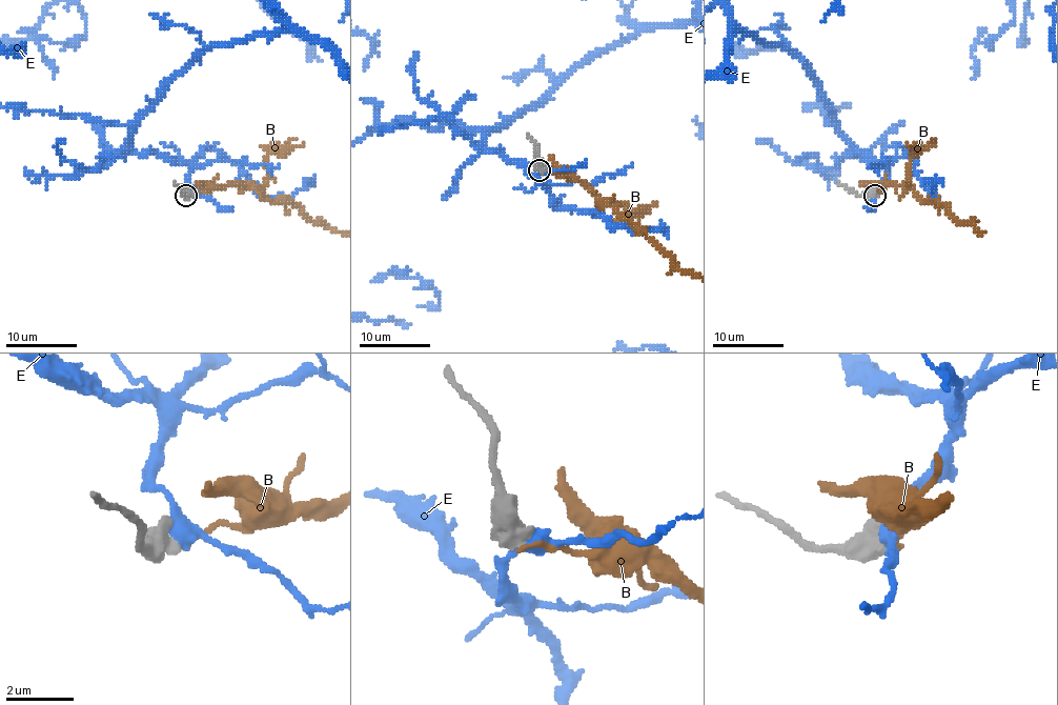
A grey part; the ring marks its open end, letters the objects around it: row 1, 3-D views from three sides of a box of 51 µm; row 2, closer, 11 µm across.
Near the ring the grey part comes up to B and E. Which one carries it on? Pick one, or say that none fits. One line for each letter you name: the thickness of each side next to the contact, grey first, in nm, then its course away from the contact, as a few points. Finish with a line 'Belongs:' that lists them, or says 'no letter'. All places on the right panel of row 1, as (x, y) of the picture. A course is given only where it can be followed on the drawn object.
Belongs: no letter

